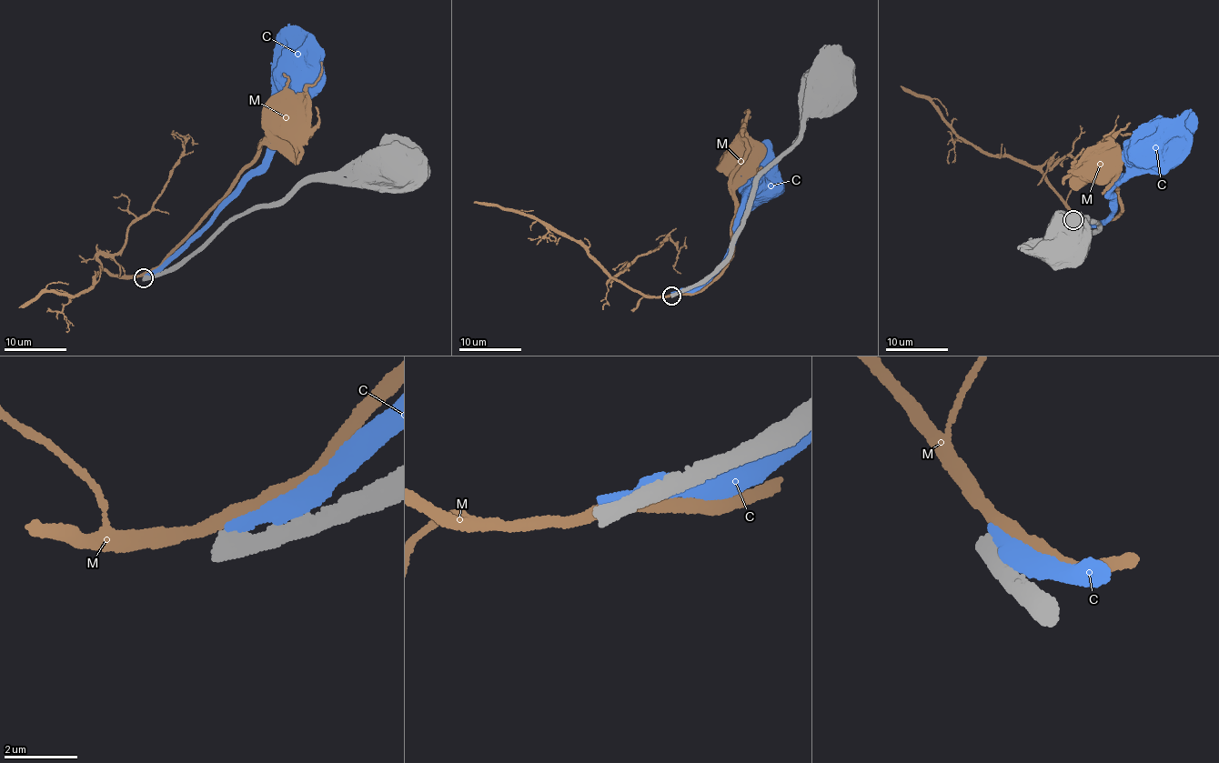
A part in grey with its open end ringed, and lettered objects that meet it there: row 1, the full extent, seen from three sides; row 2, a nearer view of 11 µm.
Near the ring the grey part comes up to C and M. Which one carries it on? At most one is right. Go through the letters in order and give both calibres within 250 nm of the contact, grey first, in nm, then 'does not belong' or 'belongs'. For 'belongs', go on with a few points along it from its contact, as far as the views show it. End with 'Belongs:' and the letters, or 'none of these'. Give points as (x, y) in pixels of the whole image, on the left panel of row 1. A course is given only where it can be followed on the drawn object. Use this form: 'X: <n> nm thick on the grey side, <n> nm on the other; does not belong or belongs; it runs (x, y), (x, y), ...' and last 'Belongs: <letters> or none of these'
C: 420 nm thick on the grey side, 400 nm on the other; does not belong
M: 550 nm thick on the grey side, 320 nm on the other; does not belong
Belongs: none of these

